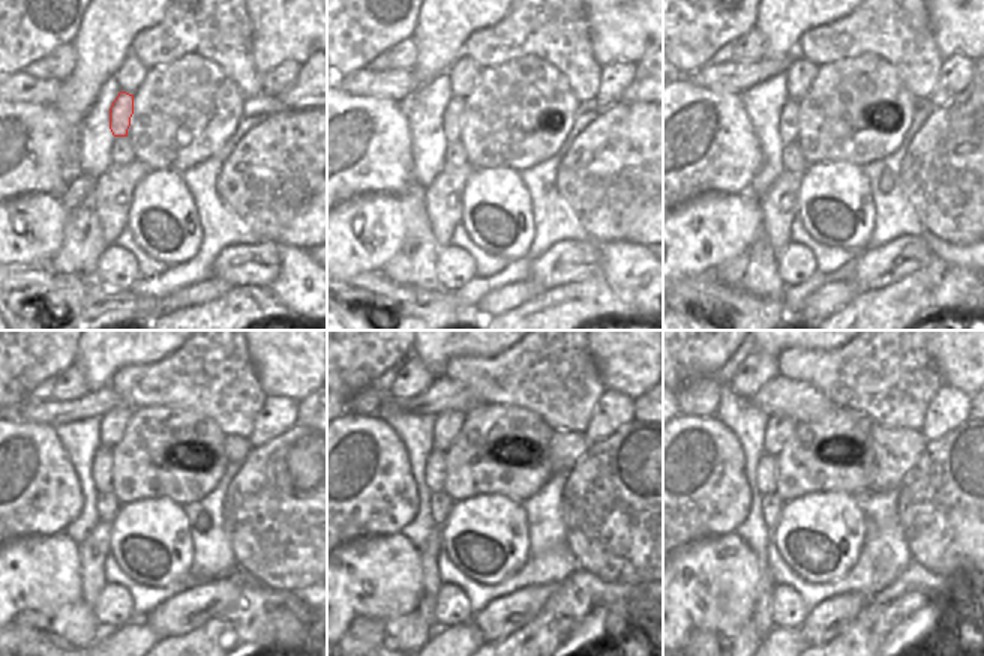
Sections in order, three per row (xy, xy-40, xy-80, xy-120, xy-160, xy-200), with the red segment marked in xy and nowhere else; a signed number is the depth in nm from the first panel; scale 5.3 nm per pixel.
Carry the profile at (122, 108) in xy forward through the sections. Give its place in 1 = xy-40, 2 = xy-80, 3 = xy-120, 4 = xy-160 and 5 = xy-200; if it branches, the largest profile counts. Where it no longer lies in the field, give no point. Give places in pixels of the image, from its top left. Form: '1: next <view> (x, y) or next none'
1: next xy-40 (452, 116)
2: next xy-80 (788, 119)
3: next xy-120 (102, 461)
4: next xy-160 (435, 467)
5: next xy-200 (767, 472)

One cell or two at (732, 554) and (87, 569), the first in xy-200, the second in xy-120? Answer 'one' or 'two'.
two

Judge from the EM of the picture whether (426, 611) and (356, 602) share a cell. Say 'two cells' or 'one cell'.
two cells

